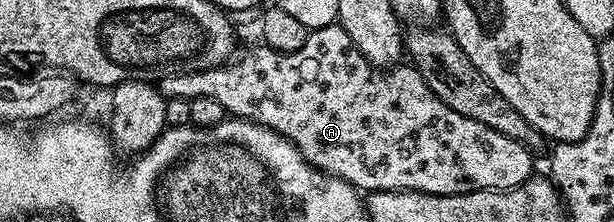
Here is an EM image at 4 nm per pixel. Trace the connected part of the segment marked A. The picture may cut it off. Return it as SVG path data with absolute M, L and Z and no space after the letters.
M339 25L310 30L303 49L291 53L264 45L243 51L220 67L163 77L159 90L166 100L215 97L230 116L270 127L292 141L301 150L305 162L347 181L361 193L418 191L451 195L475 190L511 190L534 174L534 152L519 141L443 105L416 67L397 65L389 70L374 67Z

